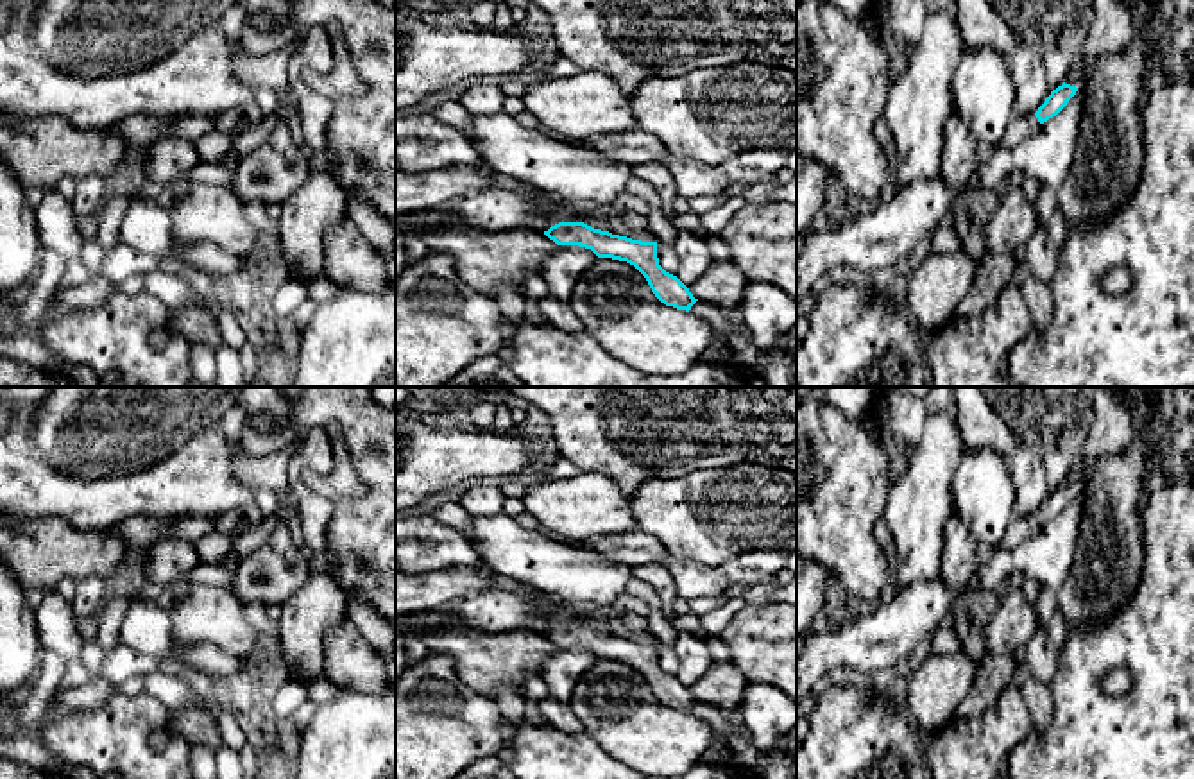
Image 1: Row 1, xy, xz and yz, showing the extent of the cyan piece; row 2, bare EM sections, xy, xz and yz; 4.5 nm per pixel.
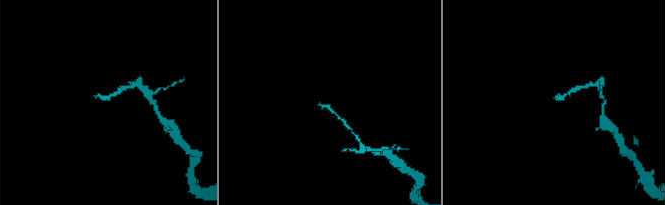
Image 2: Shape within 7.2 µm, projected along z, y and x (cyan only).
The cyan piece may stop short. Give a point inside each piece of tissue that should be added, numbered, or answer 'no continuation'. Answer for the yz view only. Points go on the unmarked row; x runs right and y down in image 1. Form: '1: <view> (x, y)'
1: yz (1019, 529)

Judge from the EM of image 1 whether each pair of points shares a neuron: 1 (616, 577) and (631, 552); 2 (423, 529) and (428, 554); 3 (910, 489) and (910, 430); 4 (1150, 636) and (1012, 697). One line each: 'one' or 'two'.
1: two
2: one
3: two
4: two

